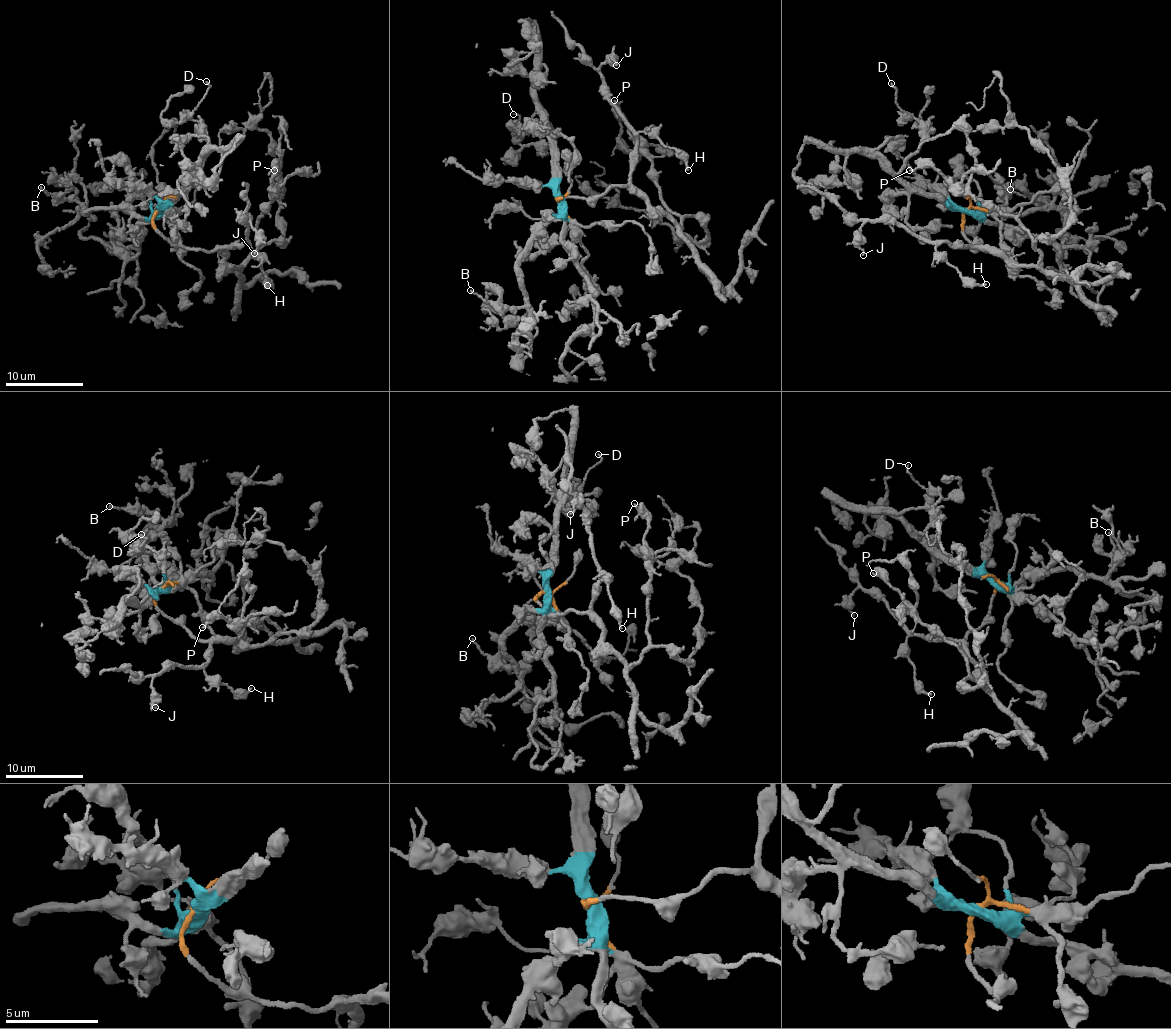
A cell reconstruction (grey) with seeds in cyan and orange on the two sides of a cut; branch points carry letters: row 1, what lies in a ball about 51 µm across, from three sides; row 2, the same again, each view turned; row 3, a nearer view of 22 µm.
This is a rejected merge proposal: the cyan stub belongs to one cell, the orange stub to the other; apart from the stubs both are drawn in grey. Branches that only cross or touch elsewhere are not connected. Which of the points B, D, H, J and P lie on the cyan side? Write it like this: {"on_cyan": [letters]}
{"on_cyan": ["B", "D"]}

